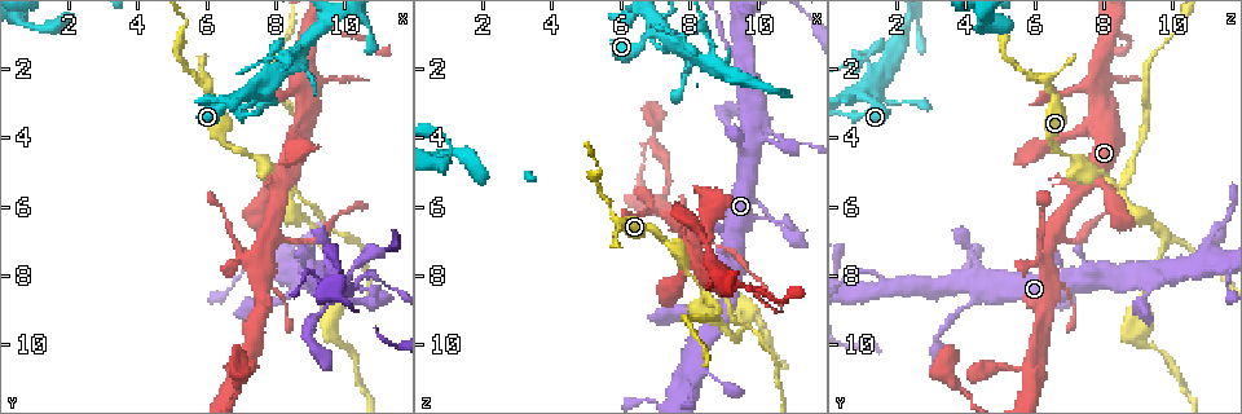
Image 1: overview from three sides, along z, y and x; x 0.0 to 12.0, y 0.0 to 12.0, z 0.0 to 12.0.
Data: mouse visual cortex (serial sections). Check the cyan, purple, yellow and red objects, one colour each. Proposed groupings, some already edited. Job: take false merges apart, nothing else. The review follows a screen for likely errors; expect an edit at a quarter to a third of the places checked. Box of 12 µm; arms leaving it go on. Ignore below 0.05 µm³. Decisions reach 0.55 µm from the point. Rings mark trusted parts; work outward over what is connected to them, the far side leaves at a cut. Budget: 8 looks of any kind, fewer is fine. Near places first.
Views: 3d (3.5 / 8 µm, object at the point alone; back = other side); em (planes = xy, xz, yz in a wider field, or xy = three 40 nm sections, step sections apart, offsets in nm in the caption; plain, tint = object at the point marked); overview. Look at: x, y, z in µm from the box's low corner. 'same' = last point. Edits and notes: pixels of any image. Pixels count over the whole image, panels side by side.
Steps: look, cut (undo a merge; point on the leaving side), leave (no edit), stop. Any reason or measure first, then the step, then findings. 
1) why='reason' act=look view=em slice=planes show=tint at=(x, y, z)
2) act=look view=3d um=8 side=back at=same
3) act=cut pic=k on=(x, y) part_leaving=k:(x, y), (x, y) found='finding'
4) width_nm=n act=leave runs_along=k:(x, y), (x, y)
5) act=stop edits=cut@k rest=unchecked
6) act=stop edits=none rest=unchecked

why='abrupt turn' act=look view=3d um=3.5 side=back at=(6.0, 2.3, 6.5)

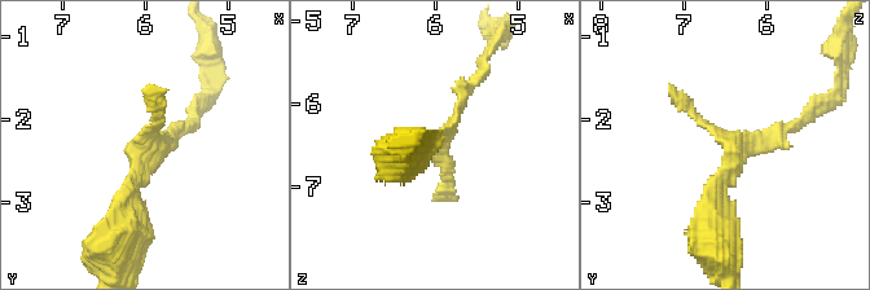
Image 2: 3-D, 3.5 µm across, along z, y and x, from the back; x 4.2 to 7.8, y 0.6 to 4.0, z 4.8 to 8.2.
why='shape alone is not enough' act=look view=em slice=xy step=5 show=tint at=(5.90, 2.25, 6.45)

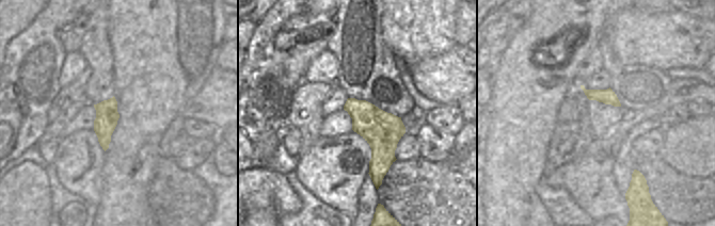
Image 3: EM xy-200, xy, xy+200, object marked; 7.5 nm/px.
act=leave runs_along=2:(715, 219), (732, 139), (798, 123) found='one cell here'

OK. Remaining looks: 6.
why='looks like a crossing' act=look view=3d um=3.5 at=(8.4, 5.4, 8.5)

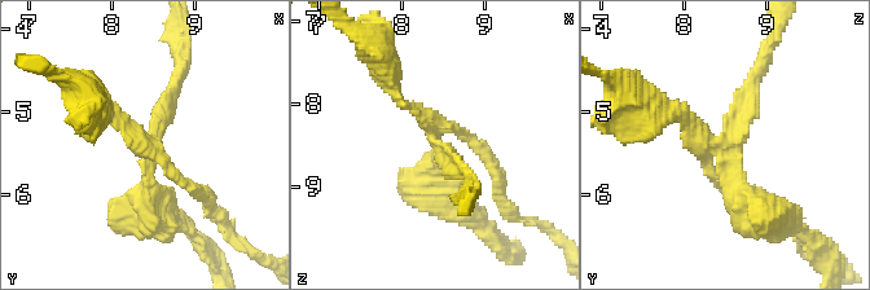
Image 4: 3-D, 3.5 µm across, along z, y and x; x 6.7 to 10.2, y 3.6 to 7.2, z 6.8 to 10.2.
arms=4 arm_widths_nm=150,150,150,400 why='need the tissue' act=look view=em slice=planes show=tint at=(8.40, 5.45, 8.50)

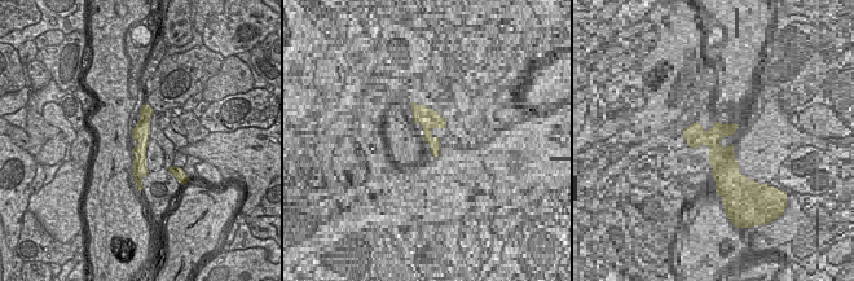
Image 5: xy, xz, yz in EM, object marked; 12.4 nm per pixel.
width_nm=220 act=cut pic=4 on=(425, 161) part_leaving=4:(433, 135), (448, 197), (465, 211) found='two cells meet here'

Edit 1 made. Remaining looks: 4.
why='see it whole again' act=look view=overview

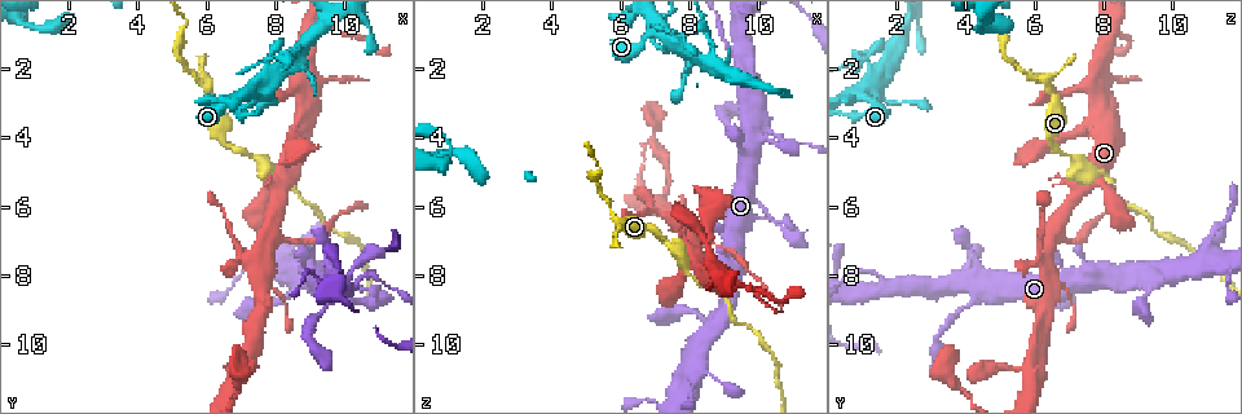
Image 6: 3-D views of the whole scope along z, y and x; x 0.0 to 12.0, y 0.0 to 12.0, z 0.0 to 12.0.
why='branch point' act=look view=em slice=planes show=tint at=(7.8, 2.4, 1.4)

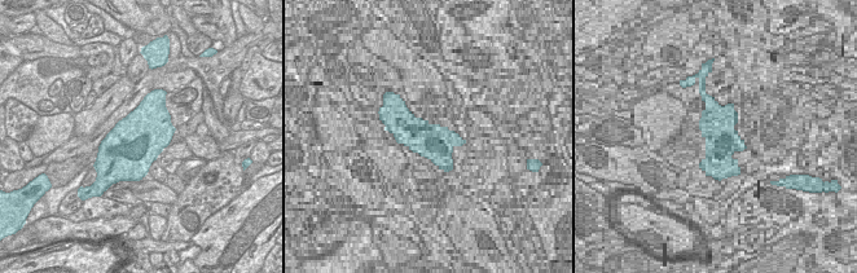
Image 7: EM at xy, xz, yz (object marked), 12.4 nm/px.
why='see where the arms go' act=look view=3d um=3.5 at=same

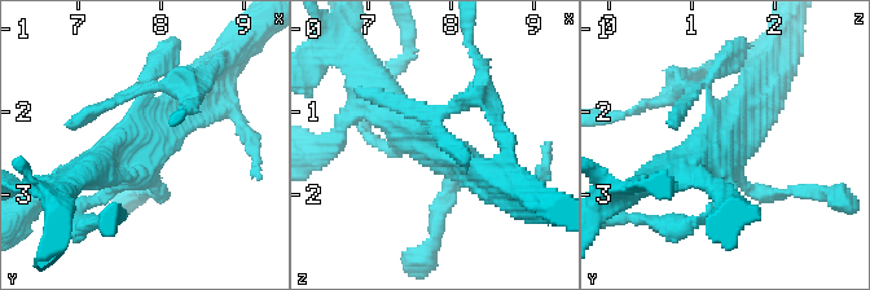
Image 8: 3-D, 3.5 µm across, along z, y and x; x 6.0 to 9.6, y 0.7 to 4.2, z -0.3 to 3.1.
arm_widths_nm=100,400,400 act=cut pic=8 on=(457, 104) part_leaving=8:(435, 136), (439, 117), (482, 83), (474, 53) found='two cells meet here'

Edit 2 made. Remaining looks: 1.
act=stop edits=cut@4,cut@8 rest=unchecked

